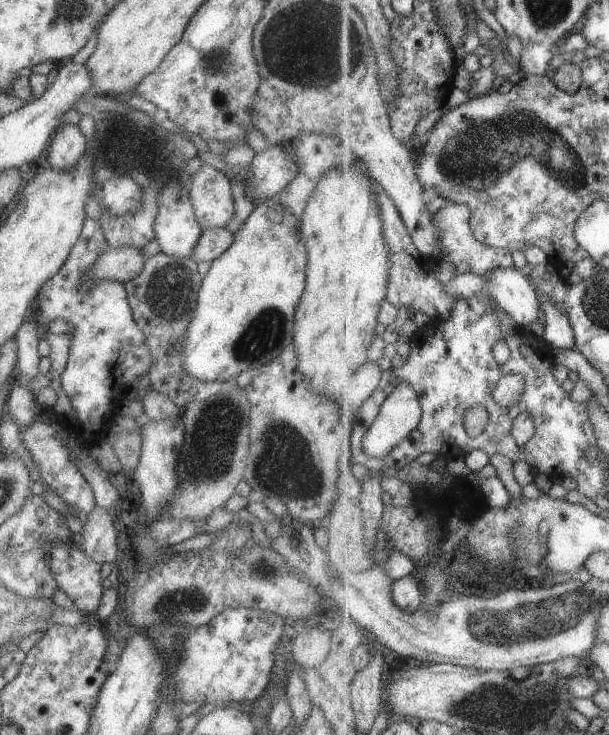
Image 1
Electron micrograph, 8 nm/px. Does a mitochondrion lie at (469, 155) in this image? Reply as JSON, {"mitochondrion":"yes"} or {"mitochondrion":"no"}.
{"mitochondrion":"yes"}

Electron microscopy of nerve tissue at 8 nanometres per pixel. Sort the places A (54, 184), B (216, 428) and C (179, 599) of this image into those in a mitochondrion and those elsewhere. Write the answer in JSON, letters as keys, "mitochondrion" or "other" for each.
{"A":"other","B":"mitochondrion","C":"mitochondrion"}

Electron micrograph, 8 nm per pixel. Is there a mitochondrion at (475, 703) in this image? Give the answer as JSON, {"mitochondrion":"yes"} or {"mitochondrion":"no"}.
{"mitochondrion":"yes"}

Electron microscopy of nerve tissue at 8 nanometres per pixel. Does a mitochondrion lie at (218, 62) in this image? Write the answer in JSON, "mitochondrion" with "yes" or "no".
{"mitochondrion":"yes"}

